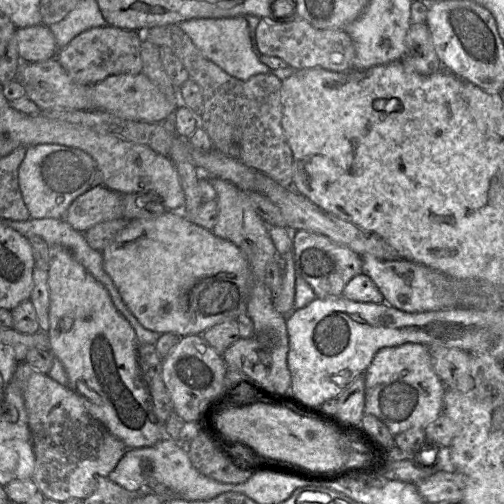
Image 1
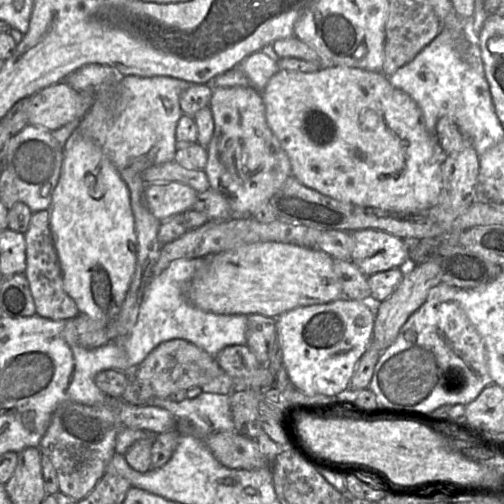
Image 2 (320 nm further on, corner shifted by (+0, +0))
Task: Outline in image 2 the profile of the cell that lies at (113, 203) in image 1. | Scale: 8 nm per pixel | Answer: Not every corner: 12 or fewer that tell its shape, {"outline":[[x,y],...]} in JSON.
{"outline":[[178,181],[150,183],[145,202],[160,221],[193,208],[198,192]]}

